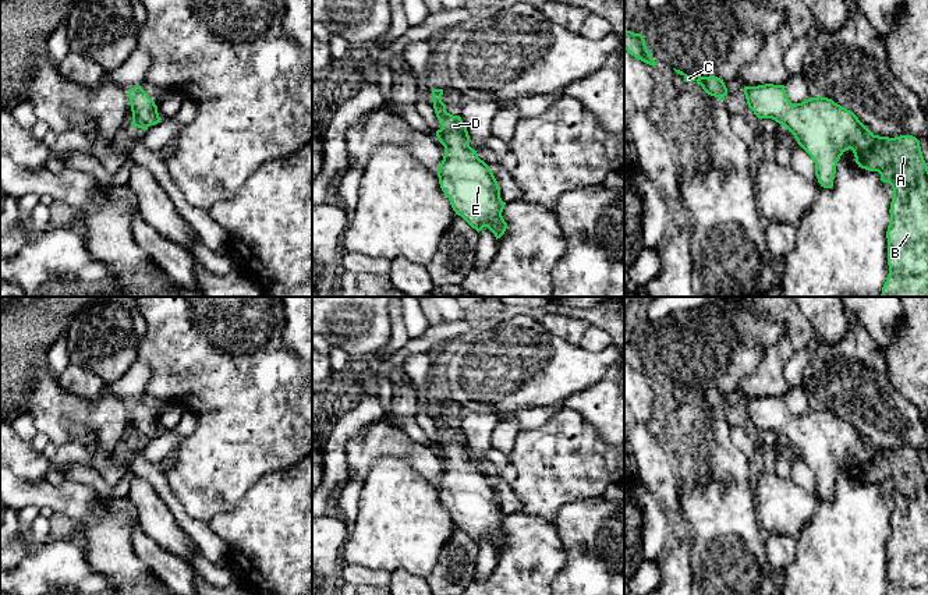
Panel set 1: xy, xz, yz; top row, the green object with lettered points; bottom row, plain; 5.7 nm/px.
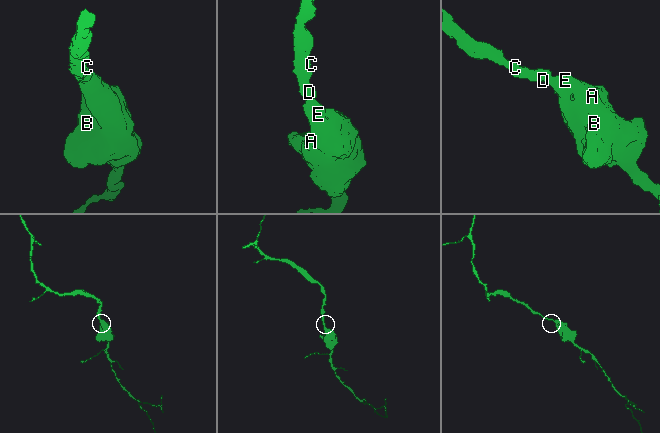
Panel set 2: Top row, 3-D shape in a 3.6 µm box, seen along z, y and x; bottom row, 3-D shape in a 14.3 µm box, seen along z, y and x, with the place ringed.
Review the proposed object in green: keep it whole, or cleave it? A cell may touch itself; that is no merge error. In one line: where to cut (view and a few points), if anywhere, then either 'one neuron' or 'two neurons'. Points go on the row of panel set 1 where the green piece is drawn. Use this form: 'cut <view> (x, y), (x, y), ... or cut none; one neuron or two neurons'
cut none; one neuron

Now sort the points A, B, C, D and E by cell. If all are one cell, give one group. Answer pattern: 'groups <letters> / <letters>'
groups A B C D E

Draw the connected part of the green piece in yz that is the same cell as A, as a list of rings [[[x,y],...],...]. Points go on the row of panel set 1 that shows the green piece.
[[[784,85],[744,86],[748,107],[758,118],[772,118],[786,127],[815,163],[823,188],[832,188],[840,156],[851,149],[858,167],[878,171],[893,188],[888,226],[889,275],[881,297],[928,297],[928,166],[920,141],[913,135],[895,138],[874,135],[858,117],[828,98],[810,98],[793,105]]]

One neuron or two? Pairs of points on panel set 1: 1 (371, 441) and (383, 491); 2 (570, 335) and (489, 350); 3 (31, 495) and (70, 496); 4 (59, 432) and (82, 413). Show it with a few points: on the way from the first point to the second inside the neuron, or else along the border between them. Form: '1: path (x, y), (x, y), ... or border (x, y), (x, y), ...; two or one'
1: border (408, 463), (400, 459), (378, 457), (362, 481); two
2: border (534, 317), (551, 332), (577, 346); two
3: path (41, 495), (60, 496); one
4: path (59, 424), (70, 413), (74, 413); one

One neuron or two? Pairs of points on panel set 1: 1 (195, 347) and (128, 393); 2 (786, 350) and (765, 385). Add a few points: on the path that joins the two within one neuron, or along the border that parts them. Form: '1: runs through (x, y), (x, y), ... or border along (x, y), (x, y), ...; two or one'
1: border along (138, 358), (149, 369), (145, 392); two
2: runs through (778, 358), (771, 367), (769, 376); one

